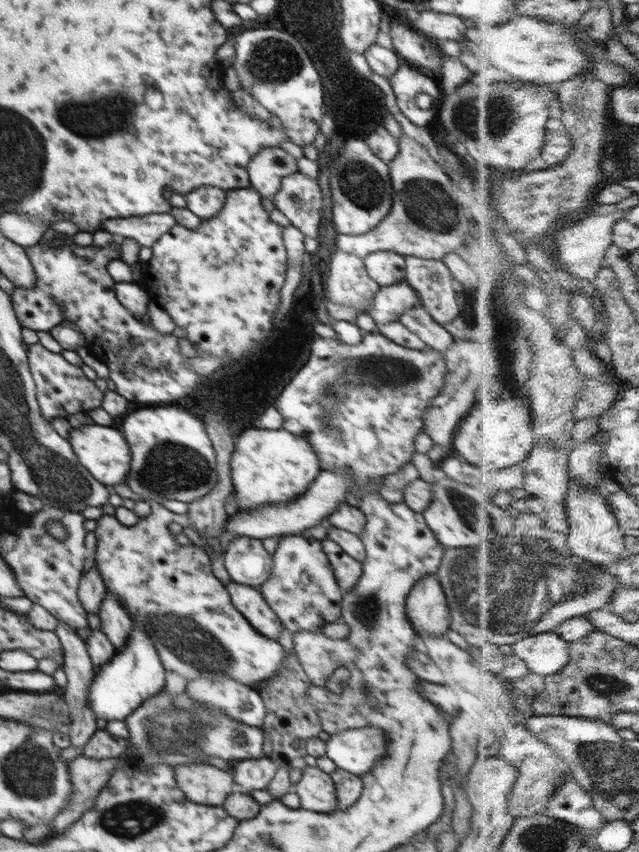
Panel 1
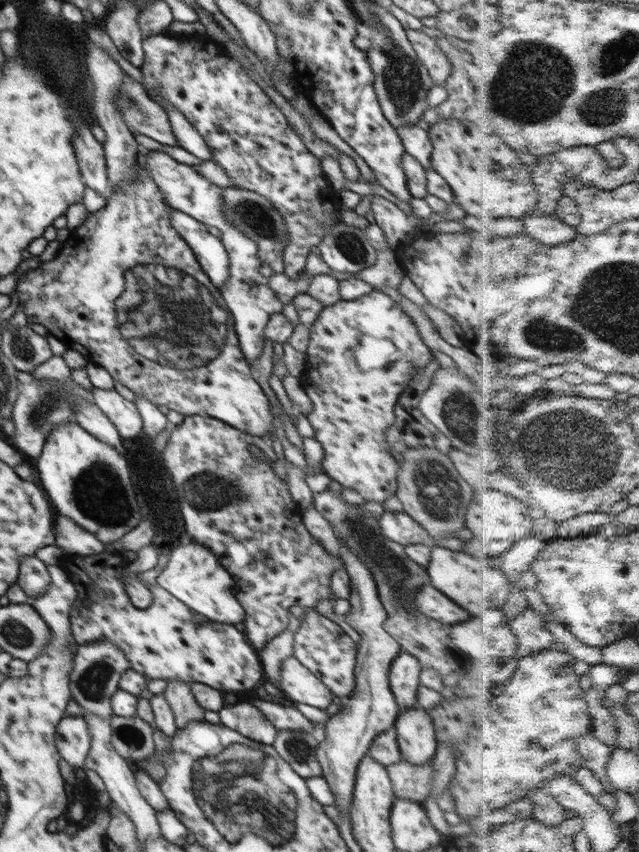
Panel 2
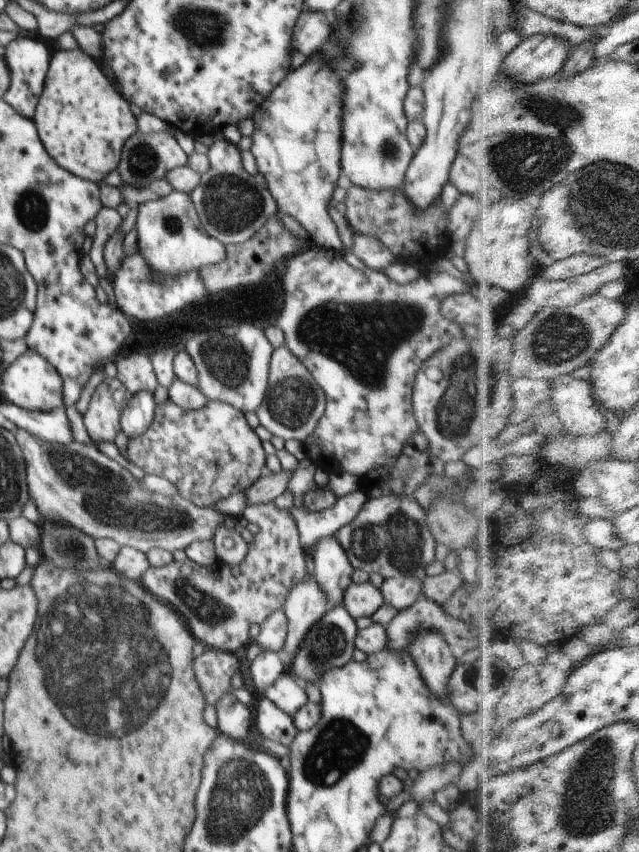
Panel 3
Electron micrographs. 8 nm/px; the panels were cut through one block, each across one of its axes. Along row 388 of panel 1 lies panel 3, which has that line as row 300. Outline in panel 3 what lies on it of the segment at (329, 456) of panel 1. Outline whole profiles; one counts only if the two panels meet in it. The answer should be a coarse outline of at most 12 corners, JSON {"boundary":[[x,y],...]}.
{"boundary":[[324,248],[288,258],[278,326],[323,388],[307,458],[360,478],[419,426],[422,362],[470,334]]}

